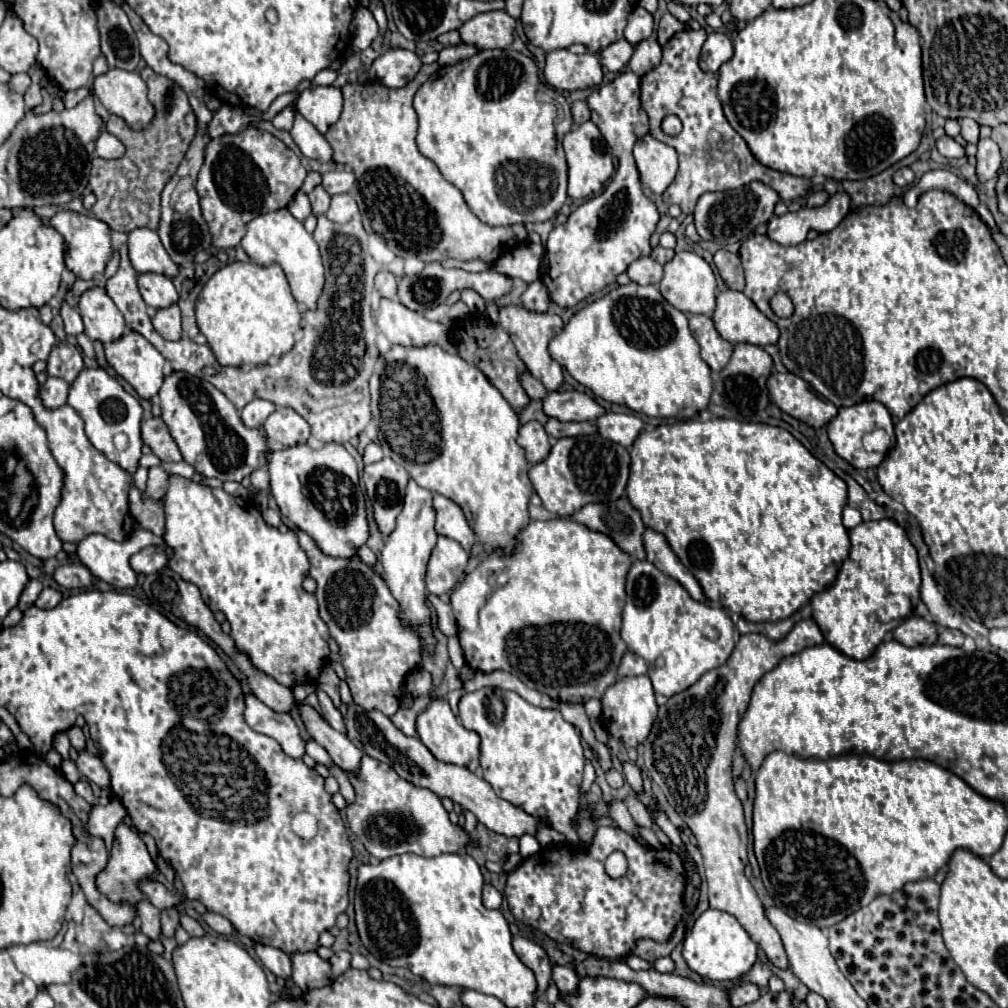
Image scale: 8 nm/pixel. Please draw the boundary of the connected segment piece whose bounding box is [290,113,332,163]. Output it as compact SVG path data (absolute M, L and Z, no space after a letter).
M296 113L294 127L290 131L294 143L300 147L302 155L308 159L316 159L320 163L330 163L332 161L332 147L324 139L320 131L312 123L308 123L300 113Z

